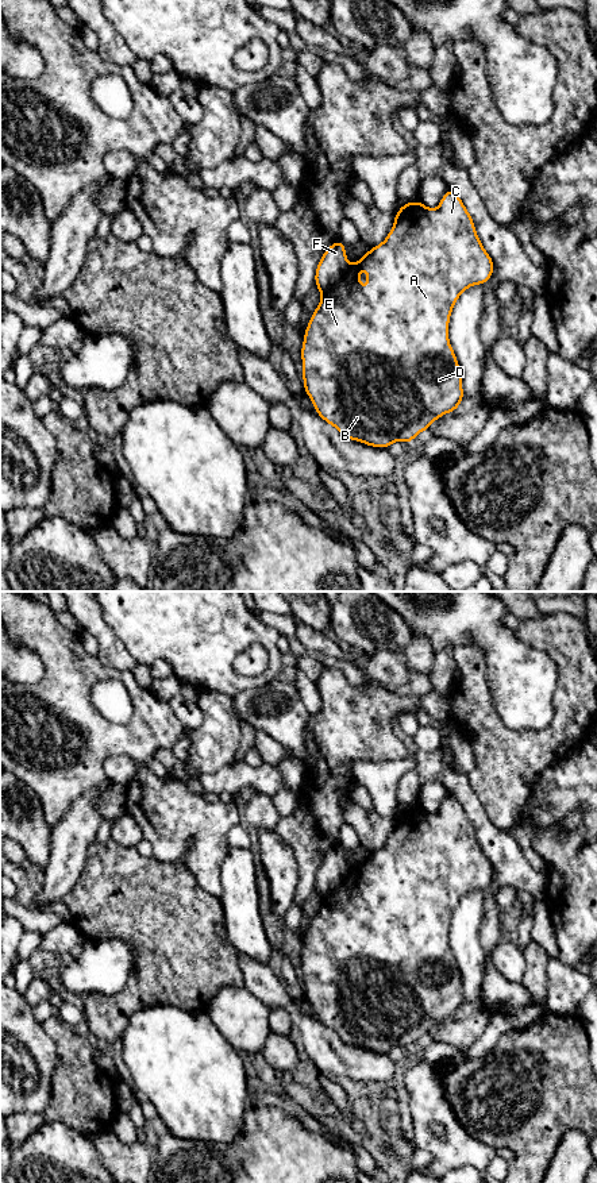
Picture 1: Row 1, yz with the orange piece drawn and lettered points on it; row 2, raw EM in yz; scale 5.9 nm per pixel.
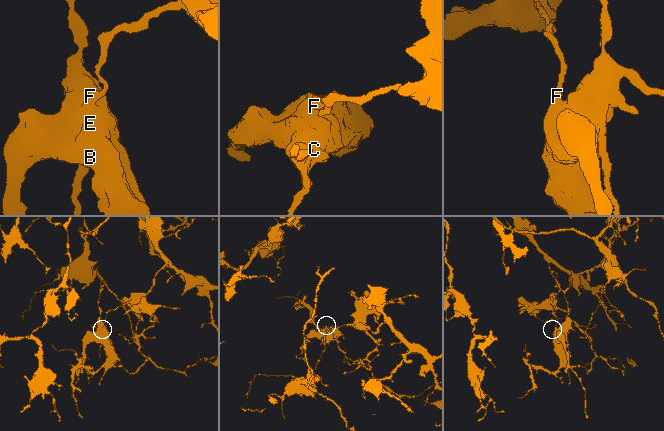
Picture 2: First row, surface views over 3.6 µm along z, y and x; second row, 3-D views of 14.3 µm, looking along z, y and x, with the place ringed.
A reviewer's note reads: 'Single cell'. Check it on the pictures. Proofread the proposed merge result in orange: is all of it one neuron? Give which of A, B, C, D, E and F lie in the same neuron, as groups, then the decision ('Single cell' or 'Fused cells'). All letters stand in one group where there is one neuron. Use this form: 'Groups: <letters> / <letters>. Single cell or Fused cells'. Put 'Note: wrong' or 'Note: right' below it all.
Groups: A B C D E F. Single cell
Note: right

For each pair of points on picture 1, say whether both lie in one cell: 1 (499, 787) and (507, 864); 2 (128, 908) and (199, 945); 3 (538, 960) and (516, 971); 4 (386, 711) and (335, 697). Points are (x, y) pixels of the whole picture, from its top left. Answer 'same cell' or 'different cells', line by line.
1: different cells
2: same cell
3: different cells
4: same cell

